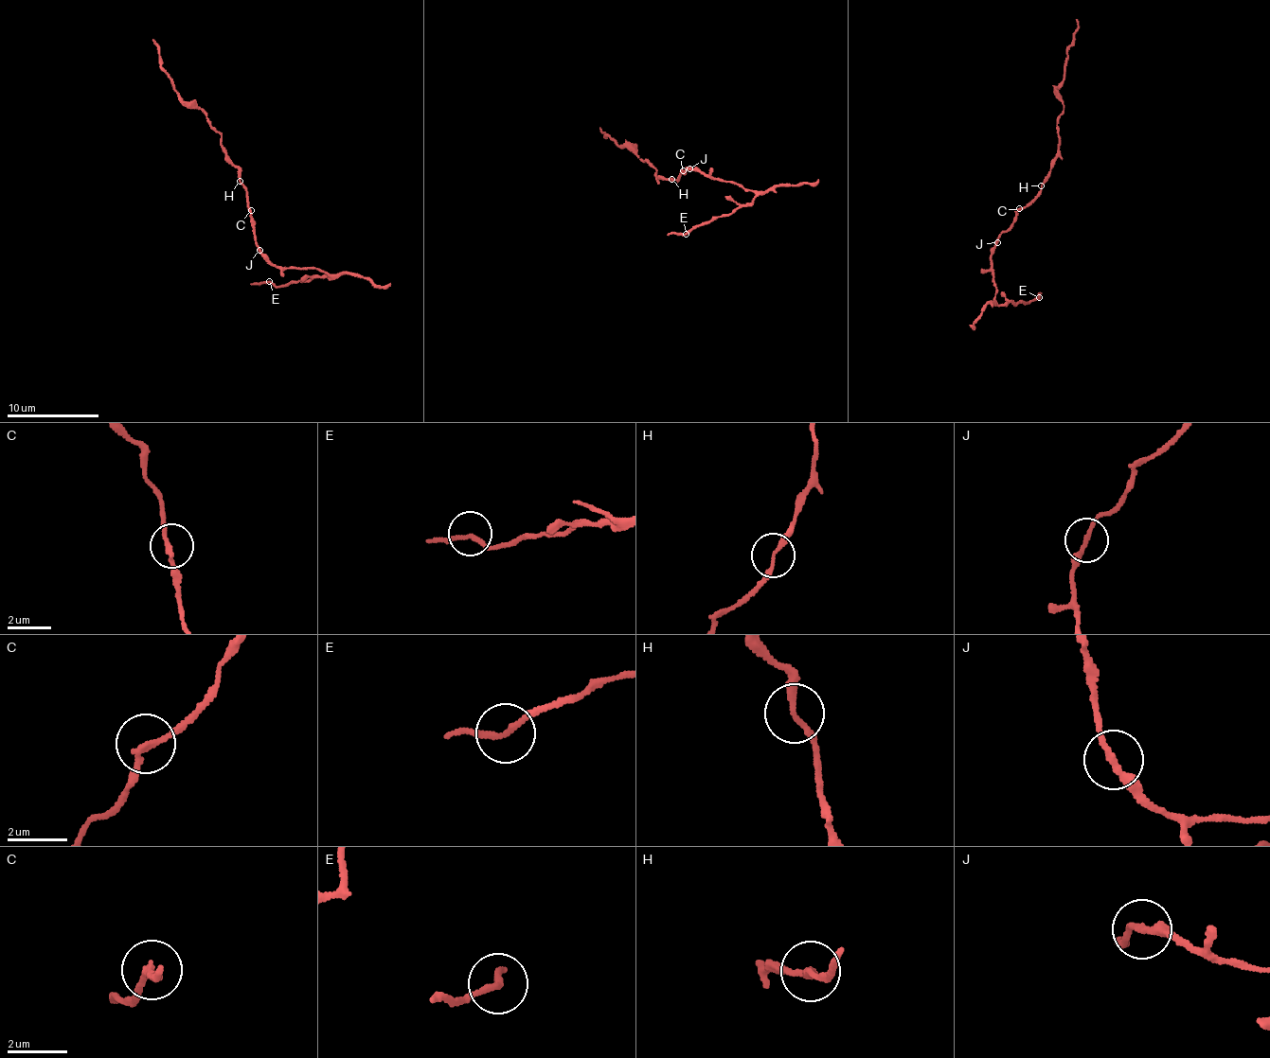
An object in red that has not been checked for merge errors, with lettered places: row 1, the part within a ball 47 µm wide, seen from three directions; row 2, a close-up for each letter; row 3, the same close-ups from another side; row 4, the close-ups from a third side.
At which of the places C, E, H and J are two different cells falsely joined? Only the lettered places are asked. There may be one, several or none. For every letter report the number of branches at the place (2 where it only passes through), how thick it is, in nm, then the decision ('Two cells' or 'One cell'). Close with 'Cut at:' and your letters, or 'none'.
C: Branches: 2. Thickness 190 nm. One cell
E: Branches: 2. Thickness 190 nm. One cell
H: Branches: 2. Thickness 200 nm. Two cells
J: Branches: 2. Thickness 220 nm. One cell
Cut at: H

